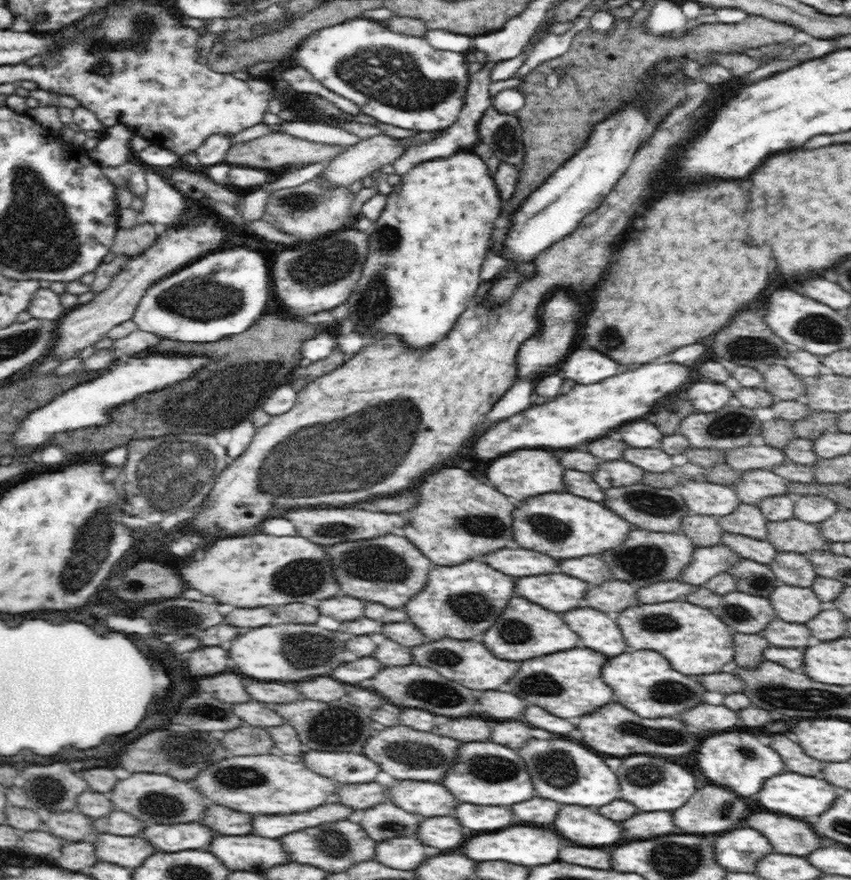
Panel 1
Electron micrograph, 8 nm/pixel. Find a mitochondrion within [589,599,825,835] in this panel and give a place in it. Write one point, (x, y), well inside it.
(669, 692)

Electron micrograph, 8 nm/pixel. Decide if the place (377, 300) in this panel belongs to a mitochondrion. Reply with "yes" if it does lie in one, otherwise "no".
yes

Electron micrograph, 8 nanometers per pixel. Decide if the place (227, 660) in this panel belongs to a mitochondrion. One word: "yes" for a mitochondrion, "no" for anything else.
no

